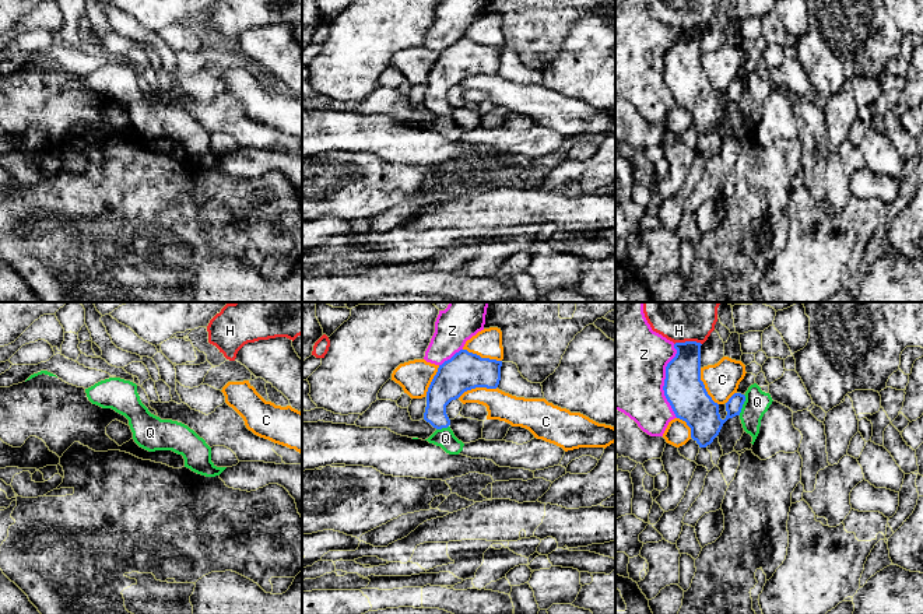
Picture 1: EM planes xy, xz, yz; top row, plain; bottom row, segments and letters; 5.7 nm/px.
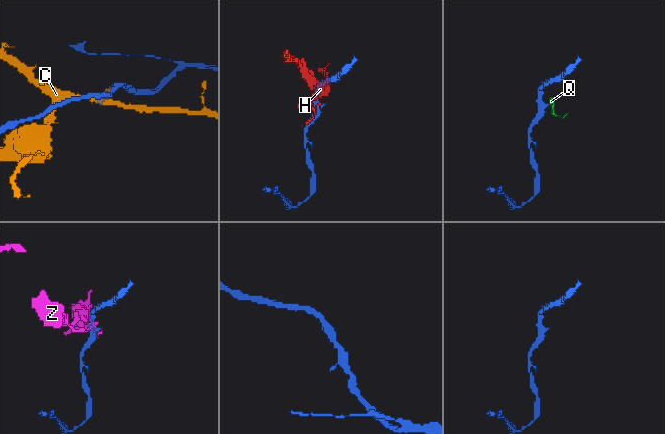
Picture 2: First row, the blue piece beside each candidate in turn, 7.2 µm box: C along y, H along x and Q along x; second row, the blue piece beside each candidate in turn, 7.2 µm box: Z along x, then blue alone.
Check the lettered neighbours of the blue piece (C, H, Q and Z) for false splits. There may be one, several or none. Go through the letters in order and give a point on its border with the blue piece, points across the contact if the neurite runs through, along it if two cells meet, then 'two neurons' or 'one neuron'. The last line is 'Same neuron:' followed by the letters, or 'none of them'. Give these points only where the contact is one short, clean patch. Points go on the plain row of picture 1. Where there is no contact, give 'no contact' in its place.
C: xz (477, 73) | two neurons
H: yz (687, 28) | two neurons
Q: yz (743, 90) | along yz (744, 81), (744, 90), (739, 101) | two neurons
Z: yz (664, 67) | two neurons
Same neuron: none of them

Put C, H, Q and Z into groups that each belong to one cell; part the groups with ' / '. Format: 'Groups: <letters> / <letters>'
Groups: C / H / Q / Z

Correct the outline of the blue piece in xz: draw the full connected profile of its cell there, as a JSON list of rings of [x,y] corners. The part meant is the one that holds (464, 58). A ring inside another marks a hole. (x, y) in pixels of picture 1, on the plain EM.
[[[460,36],[450,46],[439,52],[427,78],[424,106],[434,115],[450,112],[446,92],[464,78],[475,74],[496,76],[501,67],[502,48],[481,45]]]

